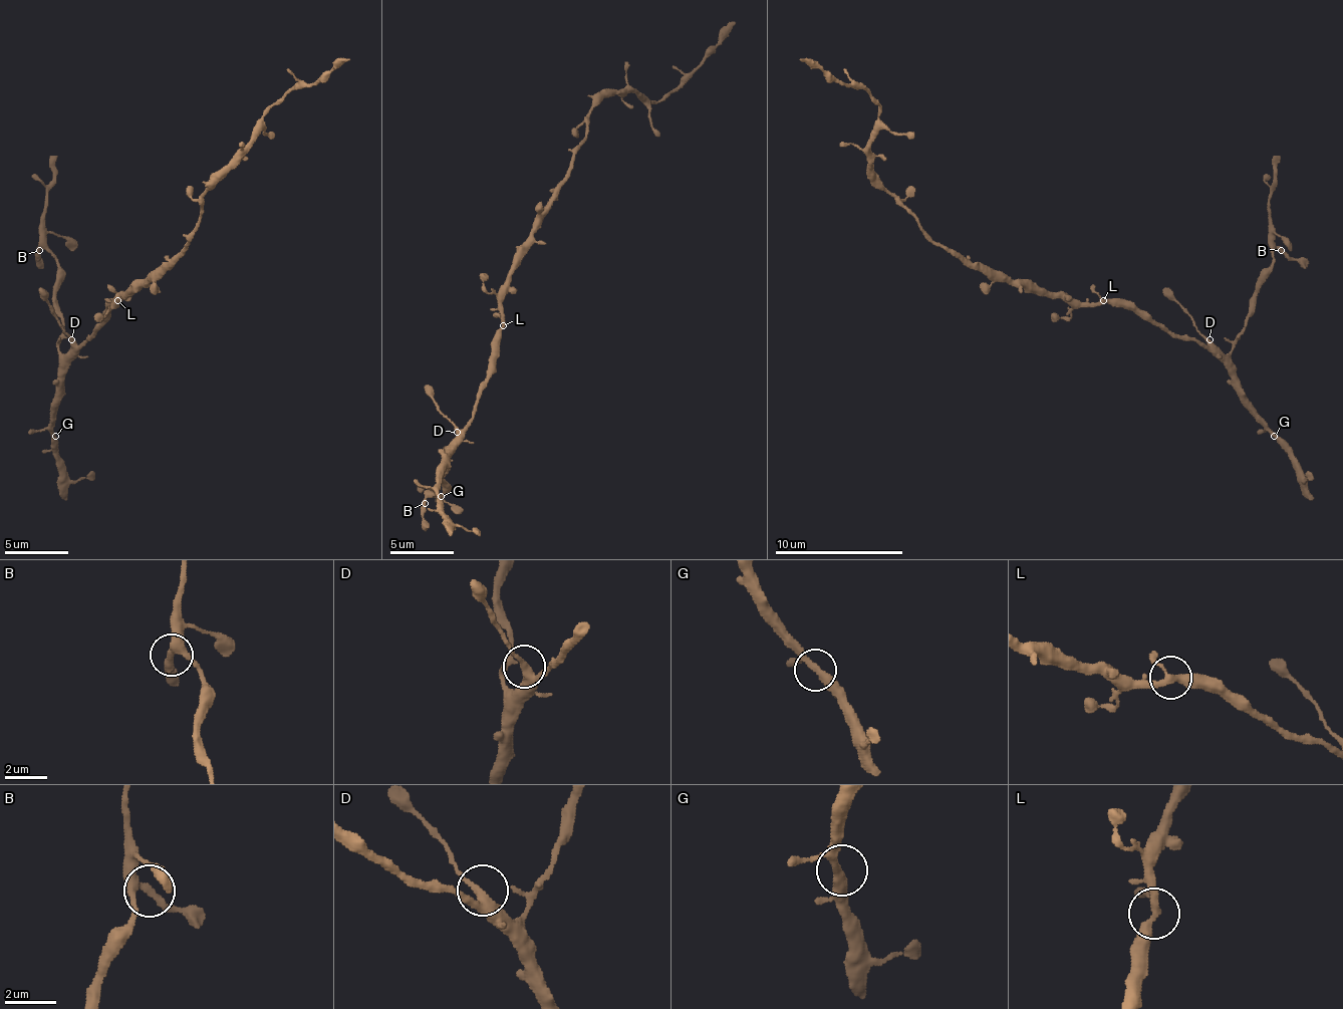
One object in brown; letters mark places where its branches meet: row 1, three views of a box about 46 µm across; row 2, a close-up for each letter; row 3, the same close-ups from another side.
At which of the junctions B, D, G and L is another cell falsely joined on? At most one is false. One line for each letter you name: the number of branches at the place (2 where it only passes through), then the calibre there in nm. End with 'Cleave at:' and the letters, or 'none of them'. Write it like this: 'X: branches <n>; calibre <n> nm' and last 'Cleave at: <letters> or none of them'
Cleave at: none of them

